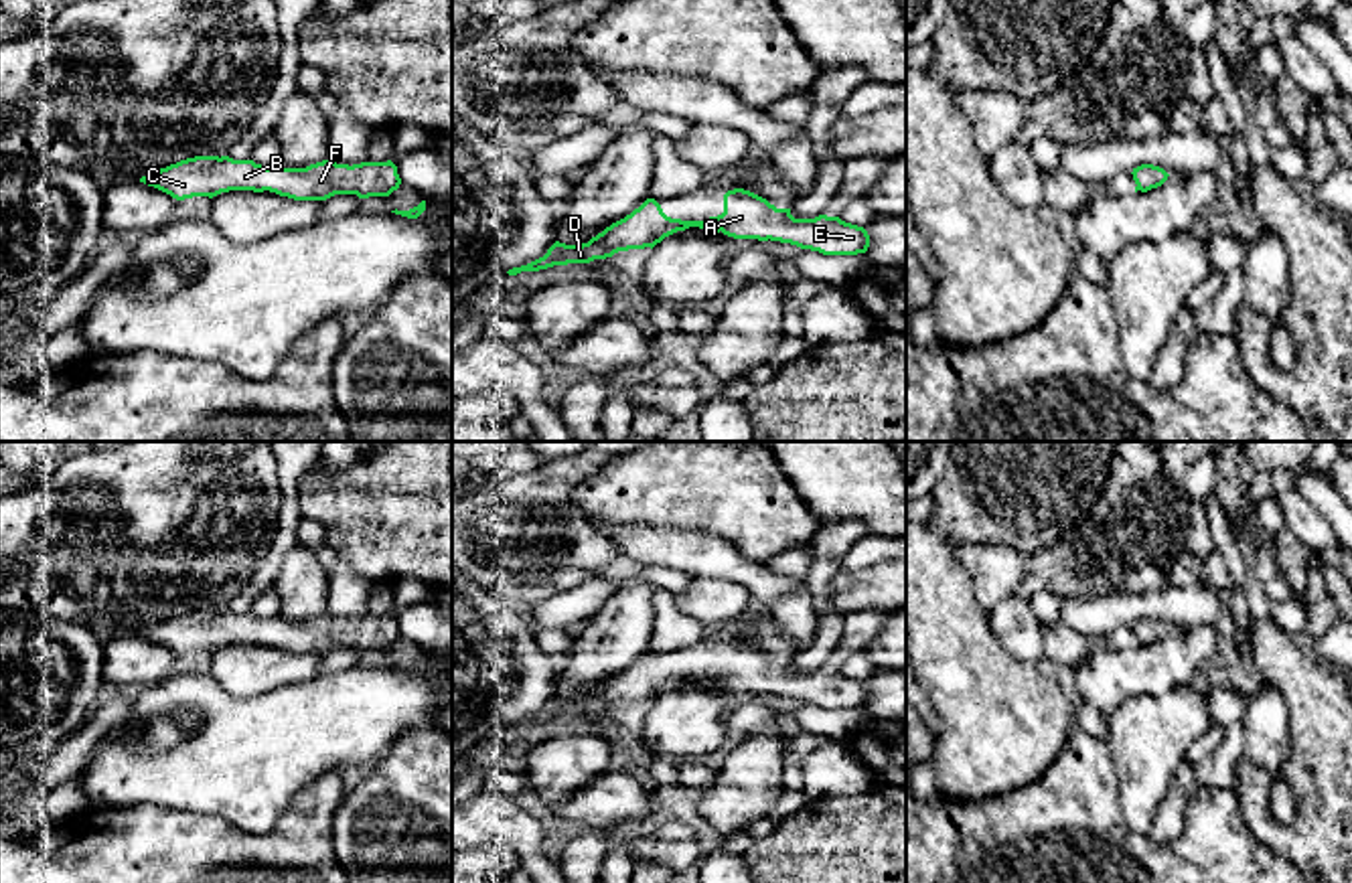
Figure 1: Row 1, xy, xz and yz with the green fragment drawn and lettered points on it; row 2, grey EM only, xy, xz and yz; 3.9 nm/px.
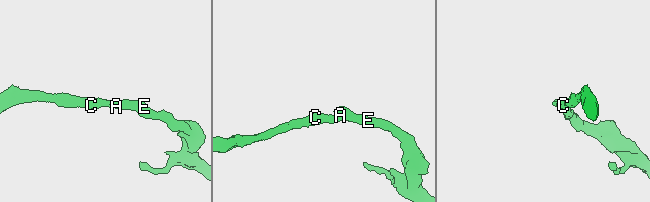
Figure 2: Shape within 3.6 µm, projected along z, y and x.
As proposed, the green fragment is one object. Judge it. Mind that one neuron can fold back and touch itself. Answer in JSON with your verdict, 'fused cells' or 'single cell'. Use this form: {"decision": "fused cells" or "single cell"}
{"decision": "single cell"}

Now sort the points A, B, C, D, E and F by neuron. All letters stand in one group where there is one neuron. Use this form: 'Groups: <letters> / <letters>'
Groups: A B C D E F

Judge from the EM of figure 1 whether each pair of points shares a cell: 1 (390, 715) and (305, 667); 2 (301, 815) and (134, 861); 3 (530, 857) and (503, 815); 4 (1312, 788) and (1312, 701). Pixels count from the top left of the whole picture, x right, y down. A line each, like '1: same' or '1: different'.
1: different
2: same
3: same
4: same

